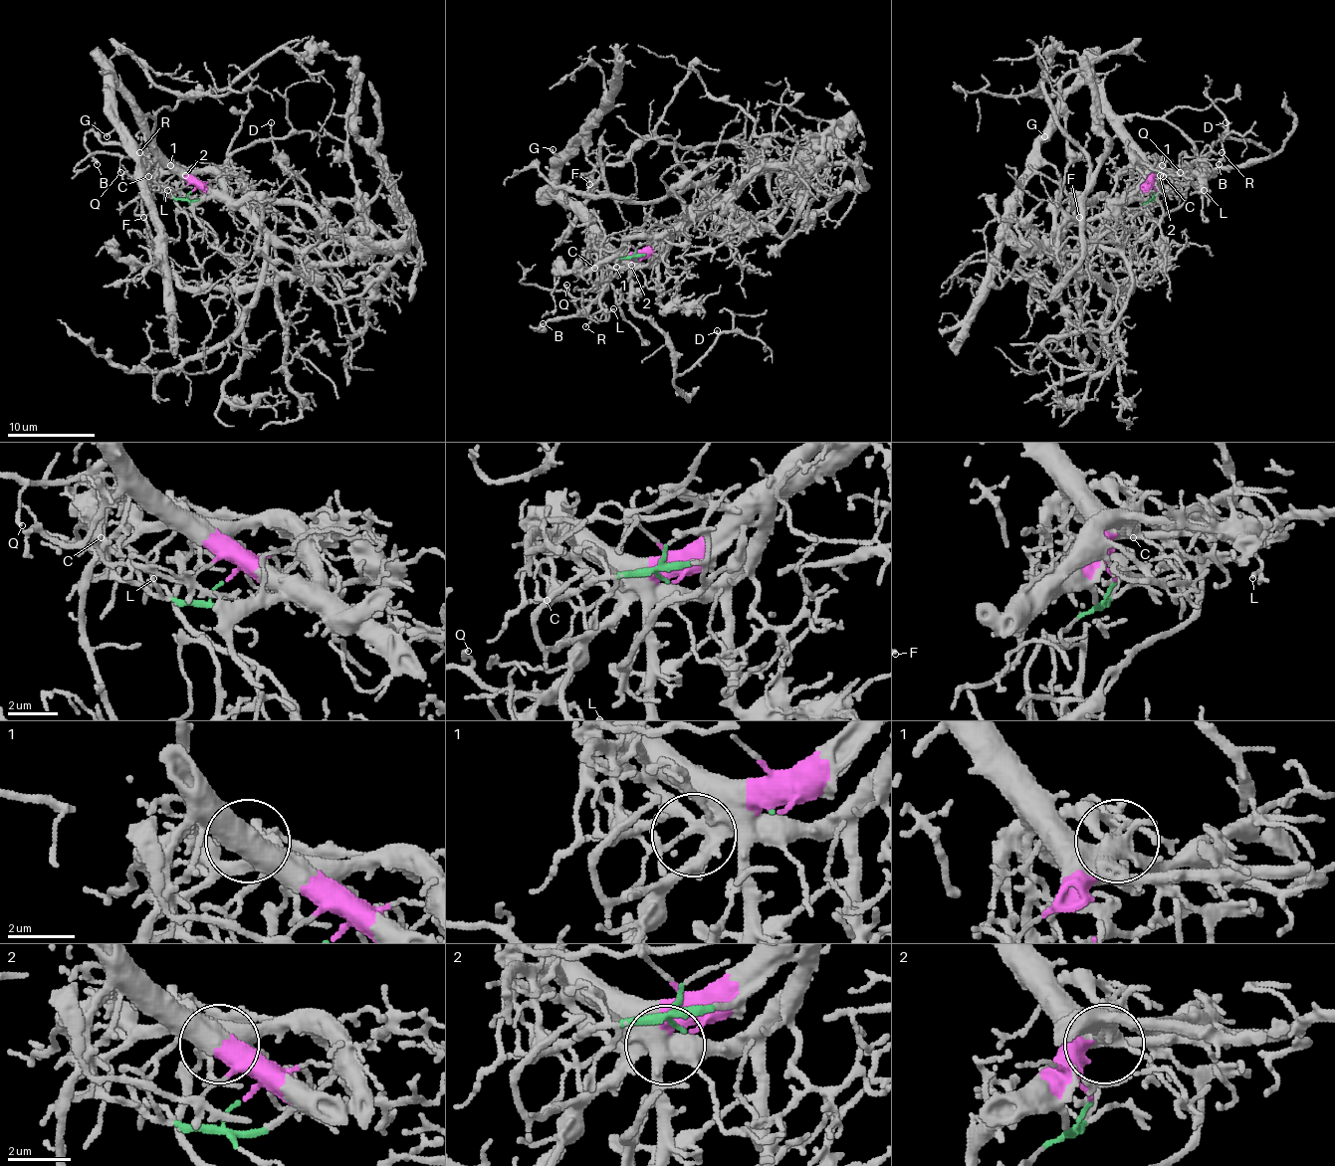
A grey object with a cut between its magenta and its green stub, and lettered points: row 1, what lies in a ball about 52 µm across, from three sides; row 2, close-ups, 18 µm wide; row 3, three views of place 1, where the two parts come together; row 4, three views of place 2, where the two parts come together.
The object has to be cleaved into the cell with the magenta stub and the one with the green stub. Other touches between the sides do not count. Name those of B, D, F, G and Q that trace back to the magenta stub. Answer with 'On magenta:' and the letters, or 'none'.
On magenta: D, F, G, Q

